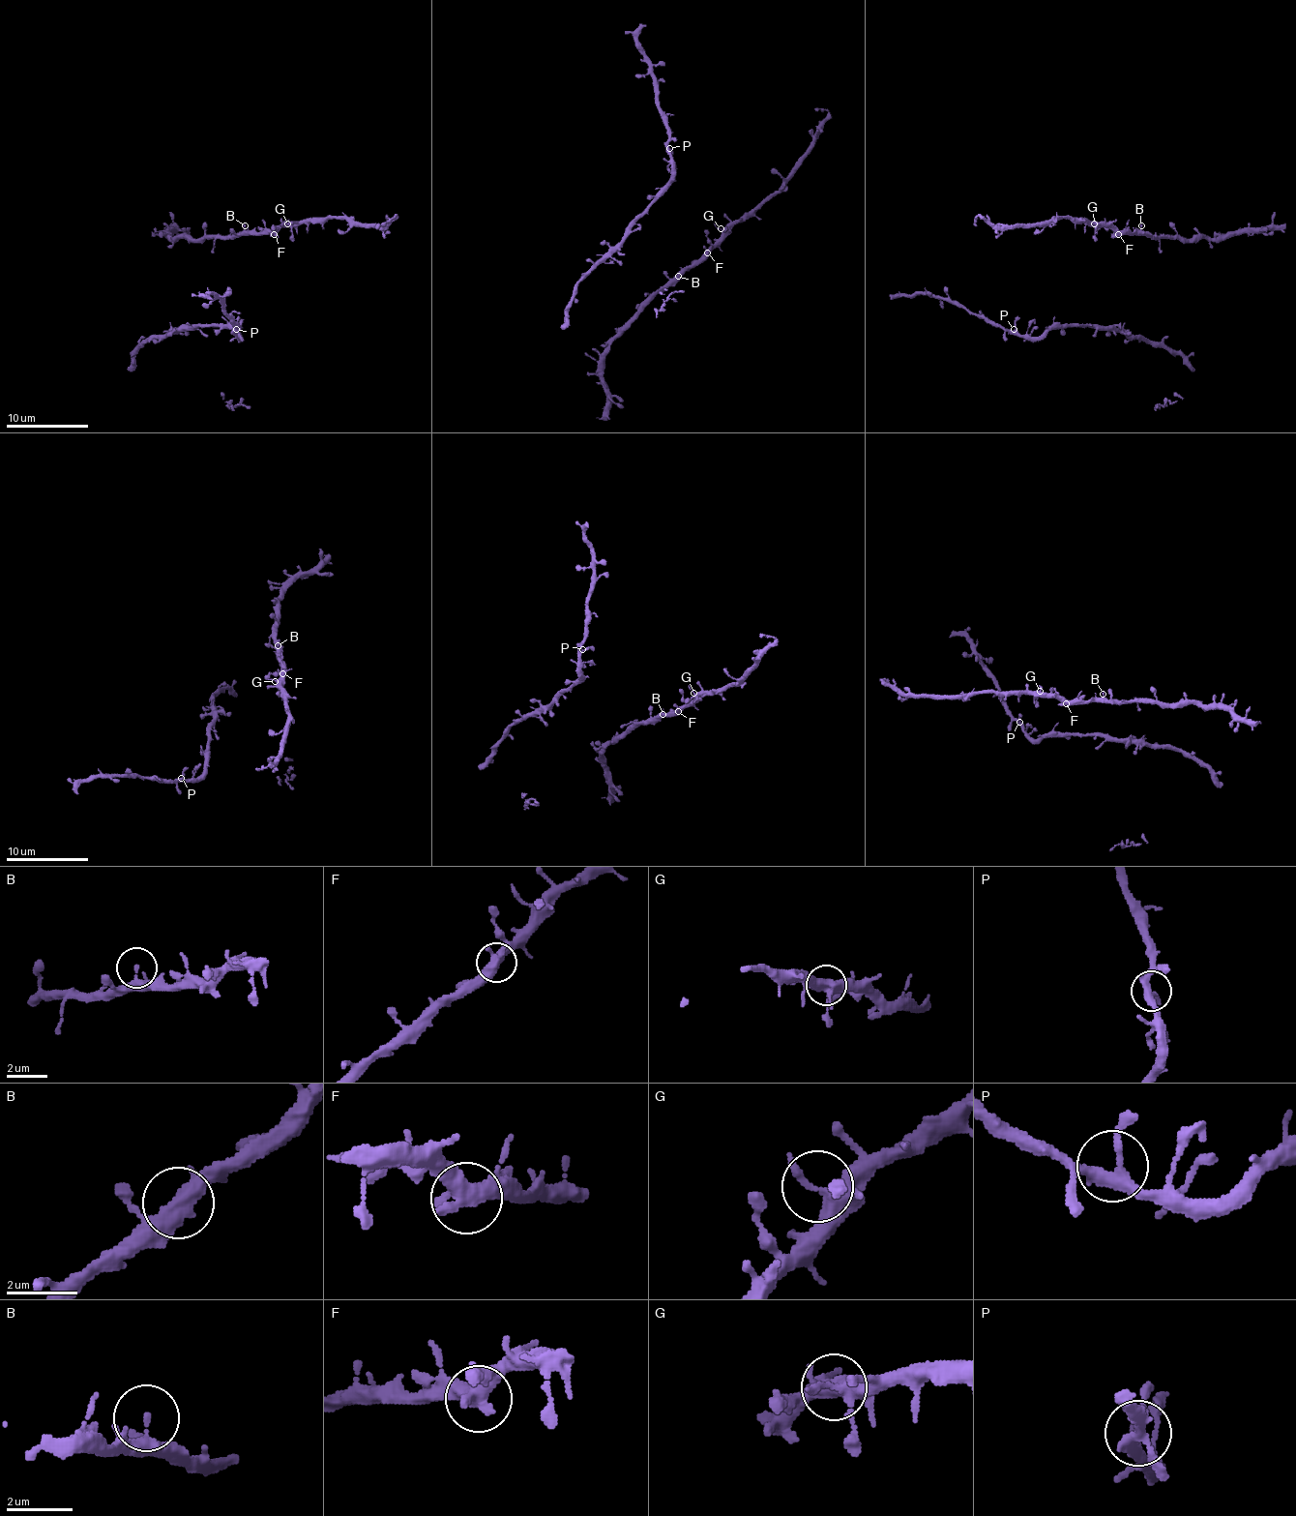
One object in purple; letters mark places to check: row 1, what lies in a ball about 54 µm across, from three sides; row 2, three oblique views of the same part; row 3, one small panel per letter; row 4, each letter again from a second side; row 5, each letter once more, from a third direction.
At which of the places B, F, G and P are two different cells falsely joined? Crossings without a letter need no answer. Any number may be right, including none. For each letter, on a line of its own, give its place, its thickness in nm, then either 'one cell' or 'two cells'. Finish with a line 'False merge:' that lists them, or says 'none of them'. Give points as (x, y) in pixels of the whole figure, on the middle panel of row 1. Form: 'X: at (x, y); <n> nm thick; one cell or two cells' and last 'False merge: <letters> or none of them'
B: at (678, 276); 260 nm thick; one cell
F: at (707, 252); 500 nm thick; one cell
G: at (721, 228); 320 nm thick; one cell
P: at (669, 148); 320 nm thick; one cell
False merge: none of them

